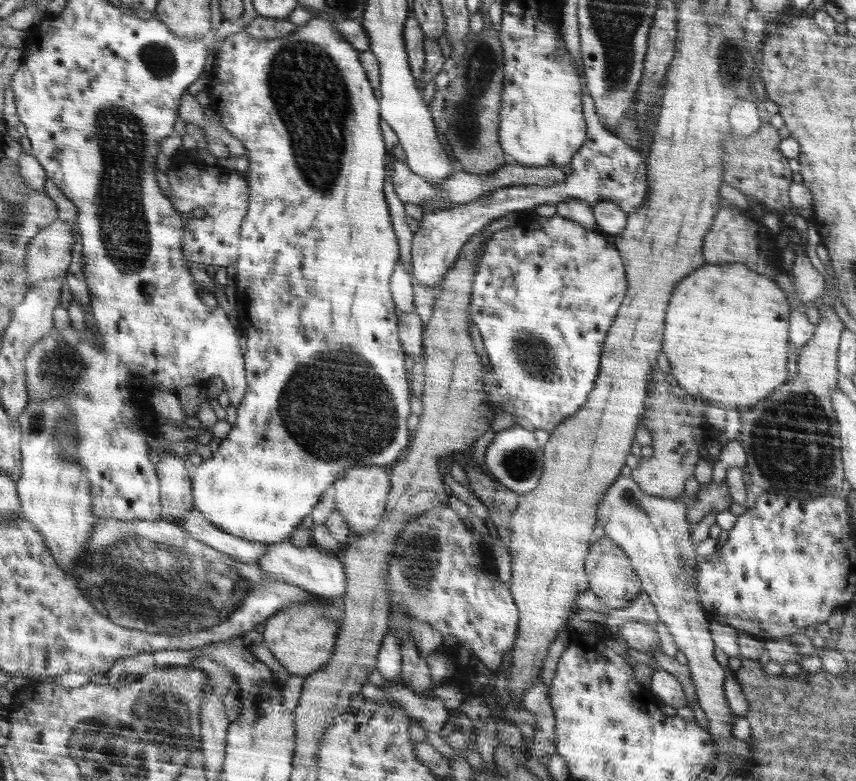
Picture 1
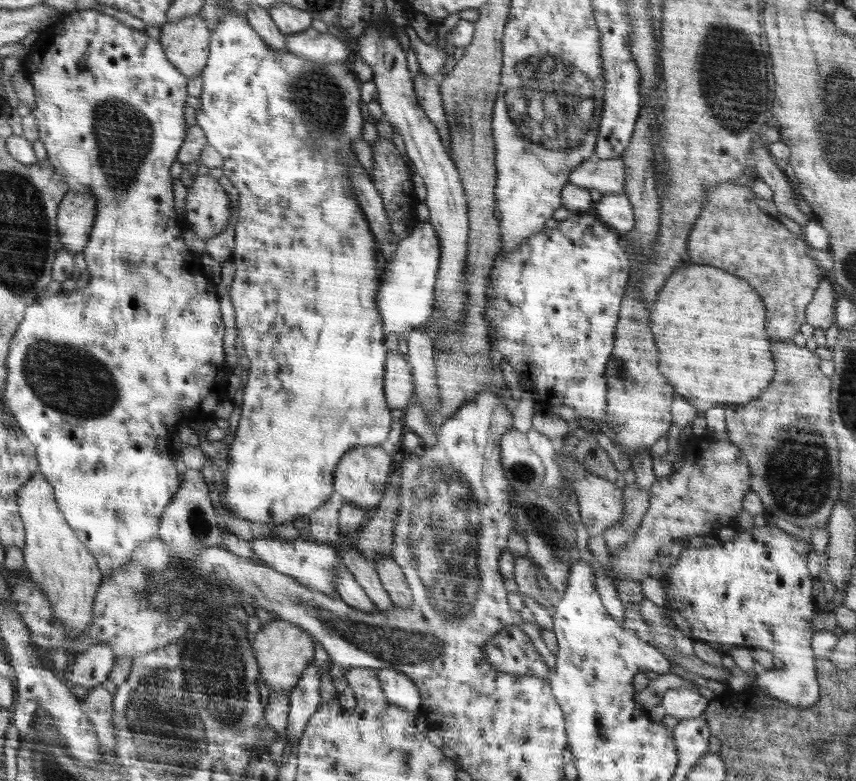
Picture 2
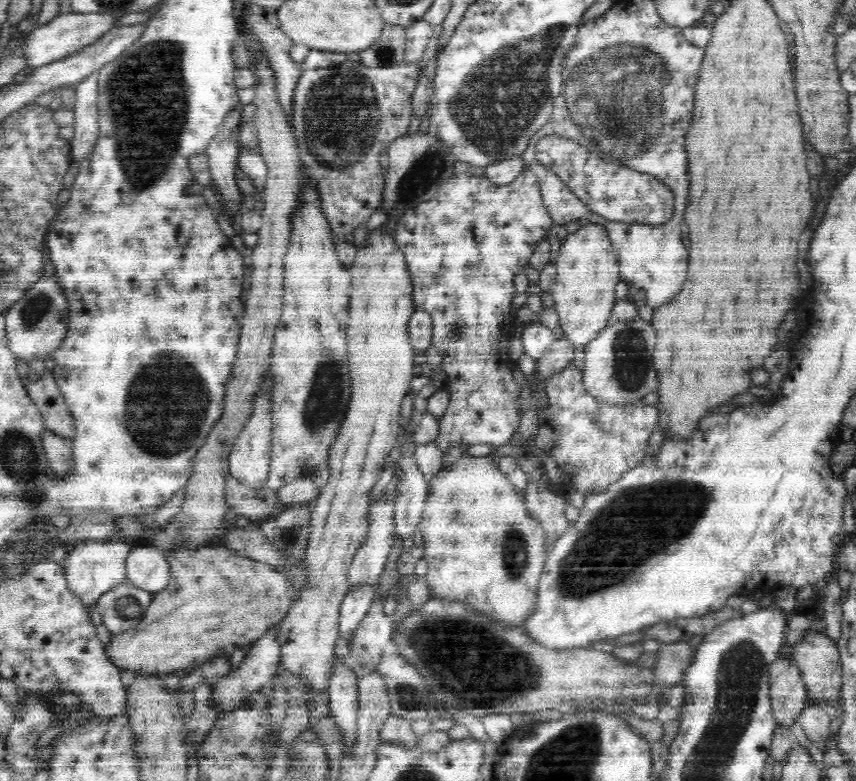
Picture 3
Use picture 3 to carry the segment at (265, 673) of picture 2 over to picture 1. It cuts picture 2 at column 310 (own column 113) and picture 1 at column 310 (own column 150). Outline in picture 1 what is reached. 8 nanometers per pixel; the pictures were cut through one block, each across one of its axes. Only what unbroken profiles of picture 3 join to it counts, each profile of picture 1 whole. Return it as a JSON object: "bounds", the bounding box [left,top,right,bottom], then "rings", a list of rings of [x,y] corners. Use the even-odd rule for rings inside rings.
{"bounds":[263,603,340,677],"rings":[[[302,603],[299,606],[286,607],[265,621],[263,644],[266,644],[276,660],[292,675],[306,677],[320,671],[336,650],[340,624],[329,619],[322,607],[316,606],[316,603]]]}

